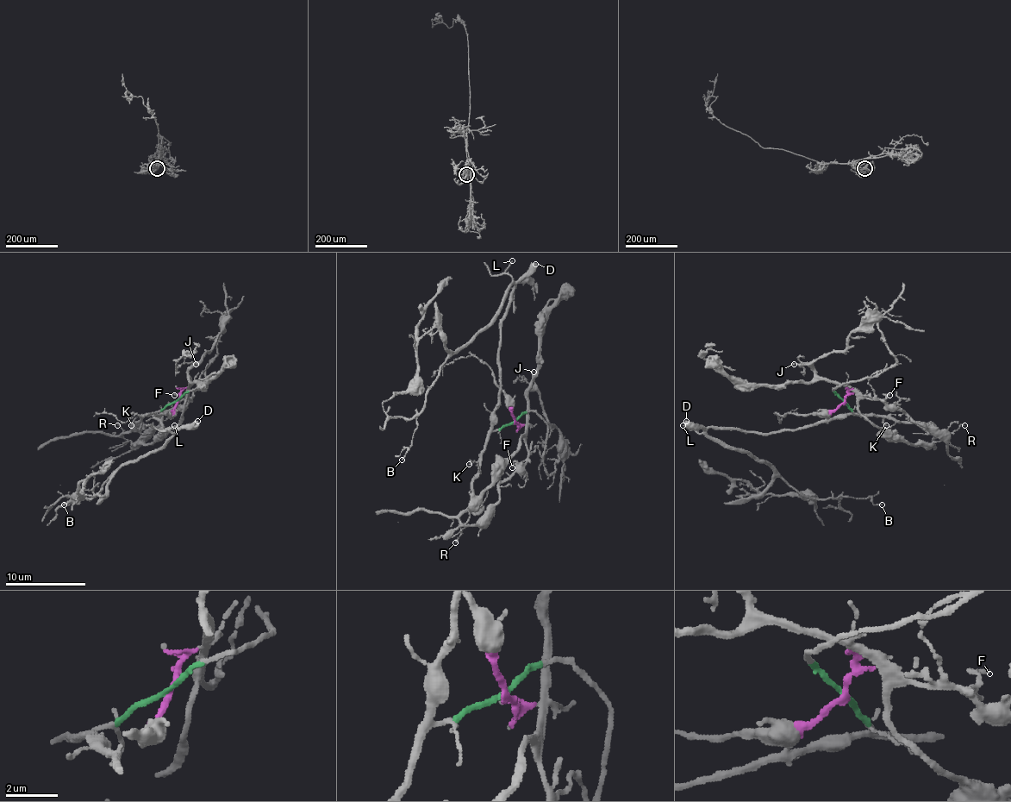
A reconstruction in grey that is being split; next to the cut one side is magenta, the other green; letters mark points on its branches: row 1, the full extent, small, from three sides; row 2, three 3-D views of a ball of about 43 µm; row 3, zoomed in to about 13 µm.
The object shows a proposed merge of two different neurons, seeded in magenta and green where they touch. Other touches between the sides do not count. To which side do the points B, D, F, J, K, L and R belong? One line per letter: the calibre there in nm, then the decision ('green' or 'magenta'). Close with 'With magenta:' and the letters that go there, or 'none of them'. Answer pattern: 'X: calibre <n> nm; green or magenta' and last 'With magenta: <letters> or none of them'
B: calibre 120 nm; green
D: calibre 550 nm; green
F: calibre 120 nm; magenta
J: calibre 150 nm; magenta
K: calibre 130 nm; green
L: calibre 100 nm; green
R: calibre 110 nm; green
With magenta: F, J

